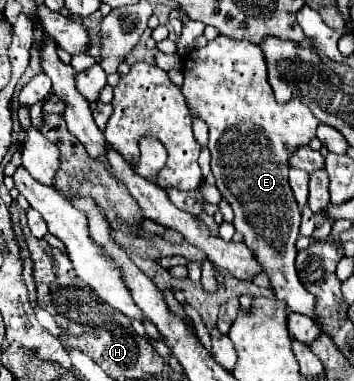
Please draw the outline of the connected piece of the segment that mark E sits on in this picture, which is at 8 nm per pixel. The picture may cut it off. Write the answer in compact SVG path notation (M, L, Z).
M219 36L207 46L195 48L185 56L183 74L185 74L185 84L181 90L185 100L191 100L191 114L199 114L199 118L209 128L211 172L217 178L217 188L221 190L223 198L231 204L235 212L235 220L233 220L235 230L243 234L243 242L253 250L255 258L261 262L265 274L271 280L273 294L285 300L289 310L313 318L315 298L303 288L295 270L295 256L297 256L295 240L299 238L301 212L293 198L287 174L291 168L289 158L293 150L307 146L315 138L317 126L321 122L317 122L313 112L305 104L301 104L299 98L293 98L287 104L275 102L273 90L267 80L265 54L253 42Z

